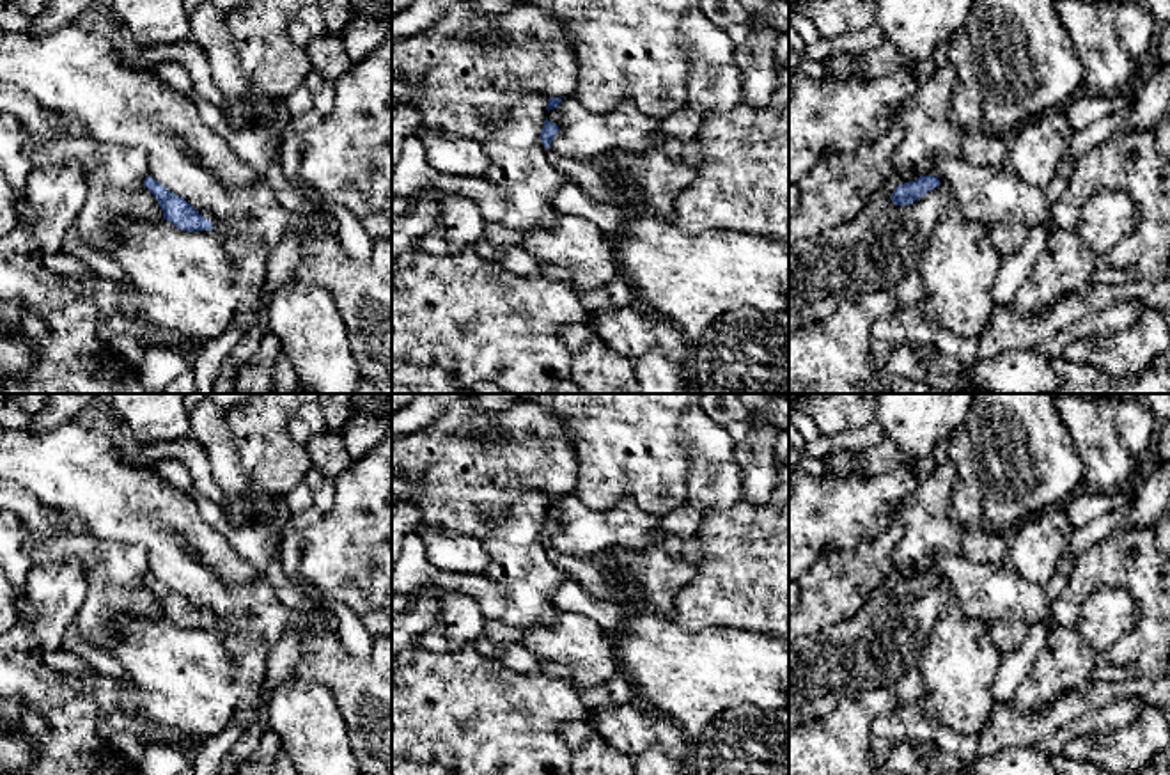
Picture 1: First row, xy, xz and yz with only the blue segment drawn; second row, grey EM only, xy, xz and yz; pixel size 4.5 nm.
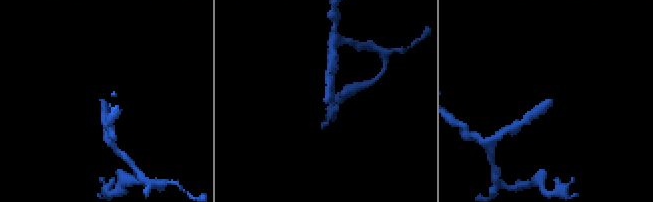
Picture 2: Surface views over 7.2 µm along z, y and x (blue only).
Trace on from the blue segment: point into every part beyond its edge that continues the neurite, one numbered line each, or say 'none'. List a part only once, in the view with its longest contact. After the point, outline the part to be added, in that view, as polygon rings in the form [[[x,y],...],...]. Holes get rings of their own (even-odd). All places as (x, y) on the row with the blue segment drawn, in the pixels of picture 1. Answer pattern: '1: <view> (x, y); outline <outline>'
1: xy (218, 227); outline [[[199,211],[199,215],[202,215],[204,218],[207,218],[213,223],[213,232],[216,232],[218,236],[225,236],[227,234],[225,225],[218,218],[214,218],[211,213]]]

